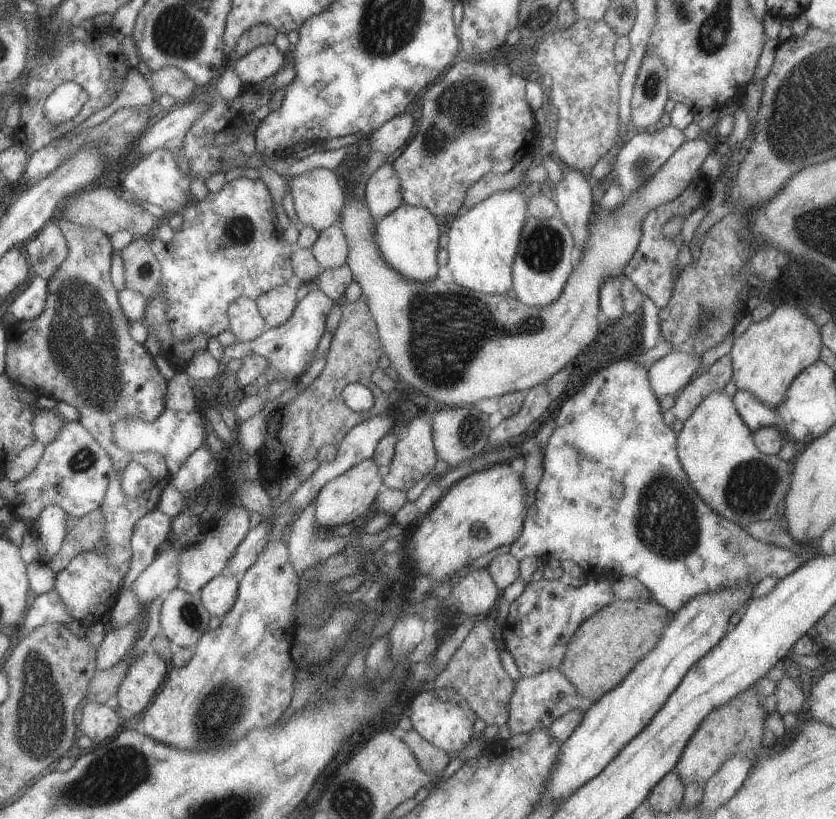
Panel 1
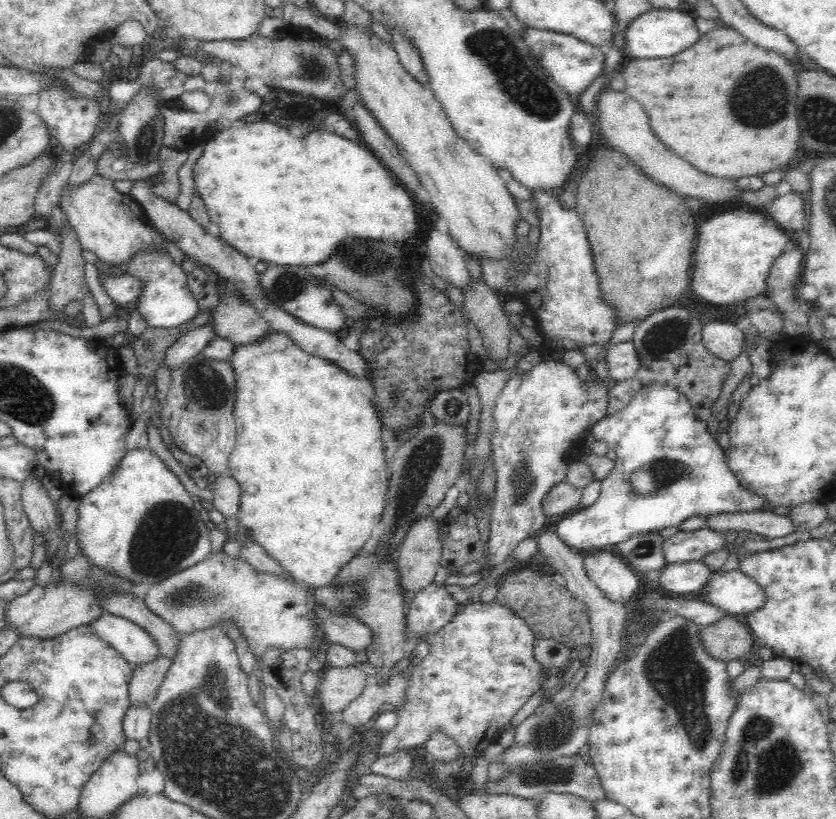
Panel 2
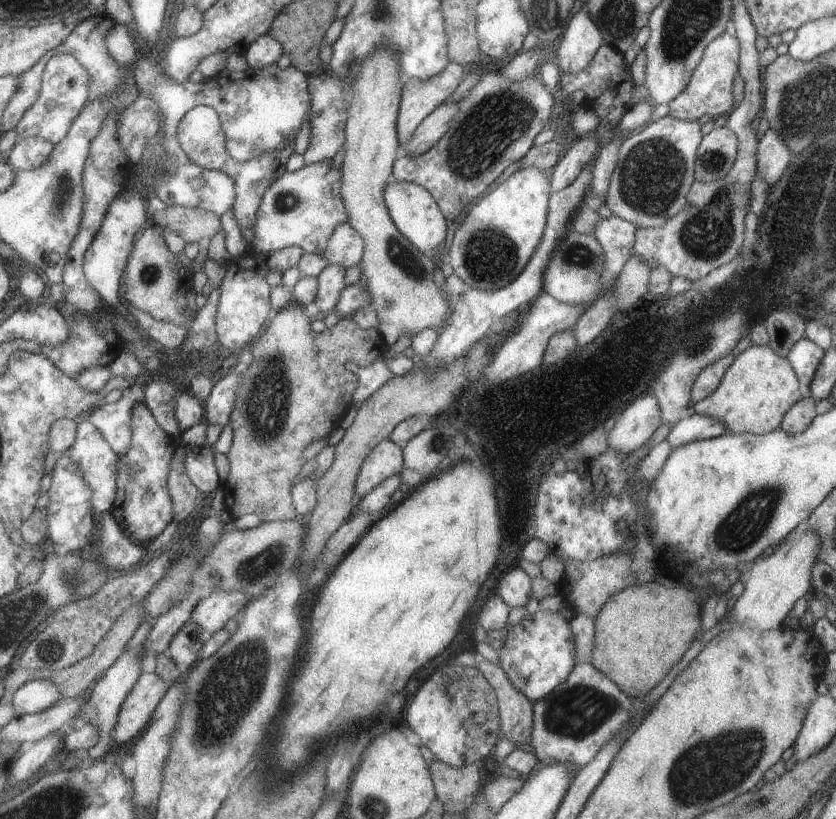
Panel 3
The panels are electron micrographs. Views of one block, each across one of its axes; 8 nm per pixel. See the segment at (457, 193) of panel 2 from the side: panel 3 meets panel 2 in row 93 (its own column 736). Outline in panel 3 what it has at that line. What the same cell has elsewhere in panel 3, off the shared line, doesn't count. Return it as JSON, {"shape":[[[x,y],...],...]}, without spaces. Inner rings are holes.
{"shape":[[[768,344],[765,346],[750,345],[735,357],[729,368],[725,370],[719,386],[709,396],[691,404],[691,406],[695,413],[701,416],[707,416],[707,418],[713,418],[713,420],[719,420],[729,433],[744,432],[760,435],[779,429],[779,423],[785,412],[800,398],[799,382],[797,376],[795,376],[795,372],[793,372],[793,368],[789,366],[787,359],[777,356],[775,351],[769,348]]]}

